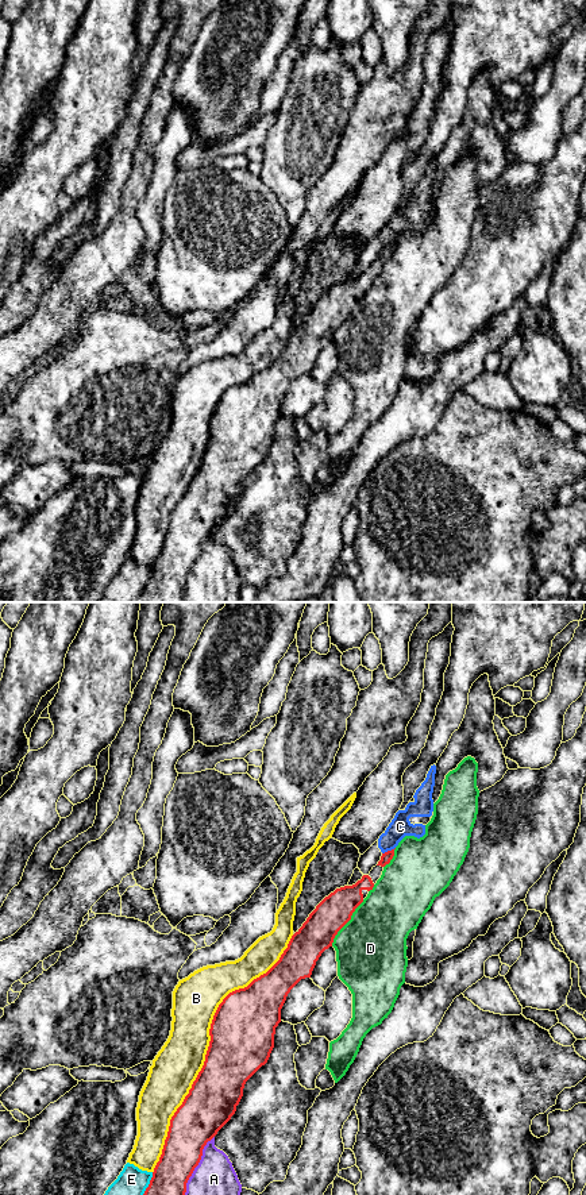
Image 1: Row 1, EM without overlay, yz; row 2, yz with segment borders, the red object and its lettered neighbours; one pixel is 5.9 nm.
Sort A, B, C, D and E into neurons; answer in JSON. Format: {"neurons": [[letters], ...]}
{"neurons": [["A"], ["B"], ["C"], ["D"], ["E"]]}

